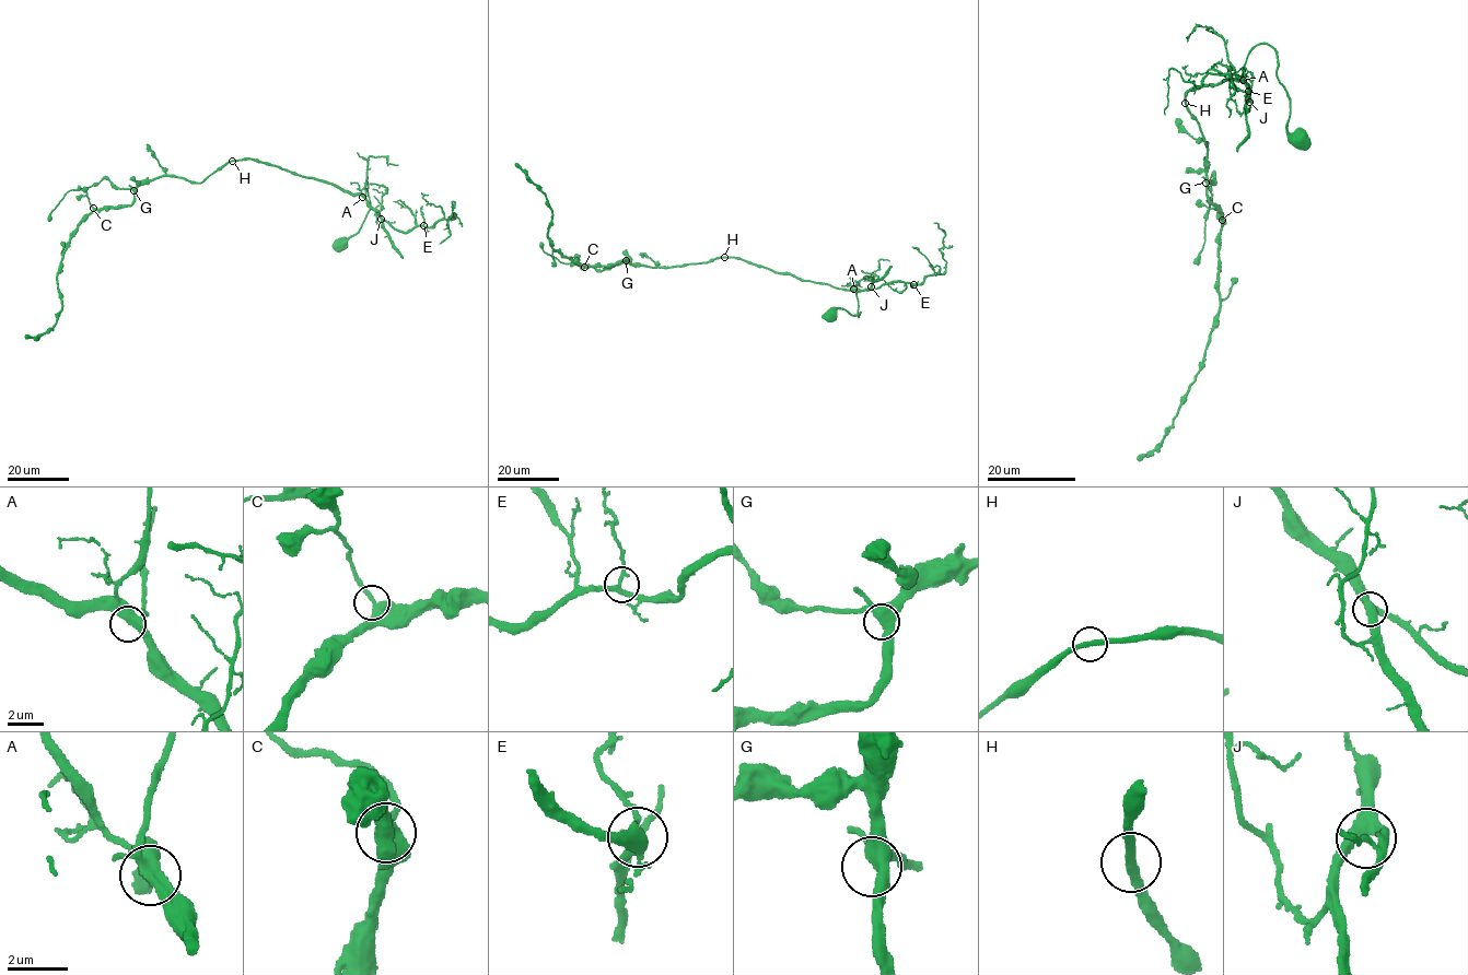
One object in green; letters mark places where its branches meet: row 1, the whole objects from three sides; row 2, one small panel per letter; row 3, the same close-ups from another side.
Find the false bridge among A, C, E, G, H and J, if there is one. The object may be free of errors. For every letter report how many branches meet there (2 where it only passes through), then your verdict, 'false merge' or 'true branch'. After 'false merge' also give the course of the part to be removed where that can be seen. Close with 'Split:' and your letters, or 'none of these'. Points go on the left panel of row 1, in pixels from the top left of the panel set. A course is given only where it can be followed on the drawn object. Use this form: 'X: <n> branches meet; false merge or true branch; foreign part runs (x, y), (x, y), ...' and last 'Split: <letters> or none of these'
A: 3 branches meet; true branch
C: 2 branches meet; true branch
E: 3 branches meet; true branch
G: 3 branches meet; true branch
H: 2 branches meet; true branch
J: 3 branches meet; true branch
Split: none of these

